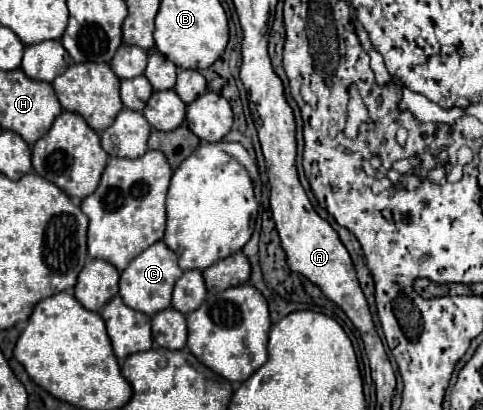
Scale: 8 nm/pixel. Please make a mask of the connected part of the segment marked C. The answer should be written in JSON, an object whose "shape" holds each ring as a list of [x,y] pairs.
{"shape":[[[156,242],[150,248],[146,248],[140,256],[136,256],[120,274],[120,298],[130,308],[154,316],[172,304],[172,288],[180,276],[182,270],[178,268],[178,258],[174,256],[174,252],[170,252],[164,242]]]}

